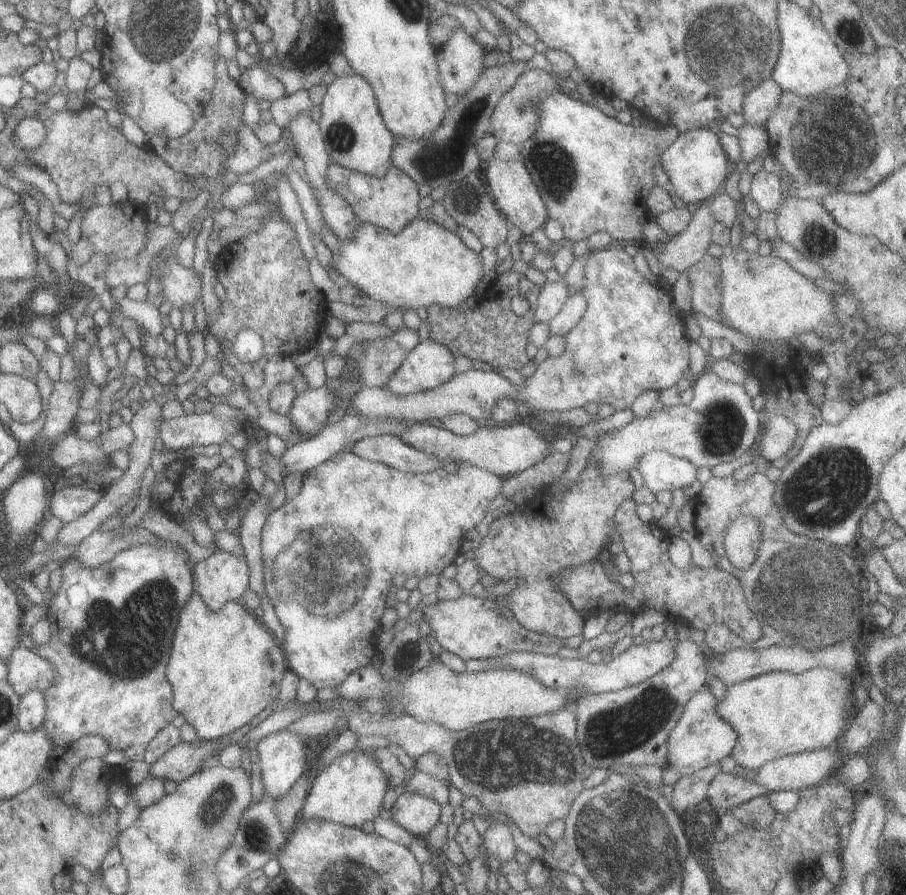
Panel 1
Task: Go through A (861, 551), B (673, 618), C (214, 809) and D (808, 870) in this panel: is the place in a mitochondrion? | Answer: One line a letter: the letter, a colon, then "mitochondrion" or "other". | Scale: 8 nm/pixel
A: other
B: other
C: mitochondrion
D: other

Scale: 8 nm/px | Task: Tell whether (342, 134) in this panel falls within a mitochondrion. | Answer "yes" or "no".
yes

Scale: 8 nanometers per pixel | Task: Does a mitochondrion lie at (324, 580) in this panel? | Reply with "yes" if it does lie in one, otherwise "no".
yes

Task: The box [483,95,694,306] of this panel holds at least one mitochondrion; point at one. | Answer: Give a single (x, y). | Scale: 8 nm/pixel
(553, 161)

